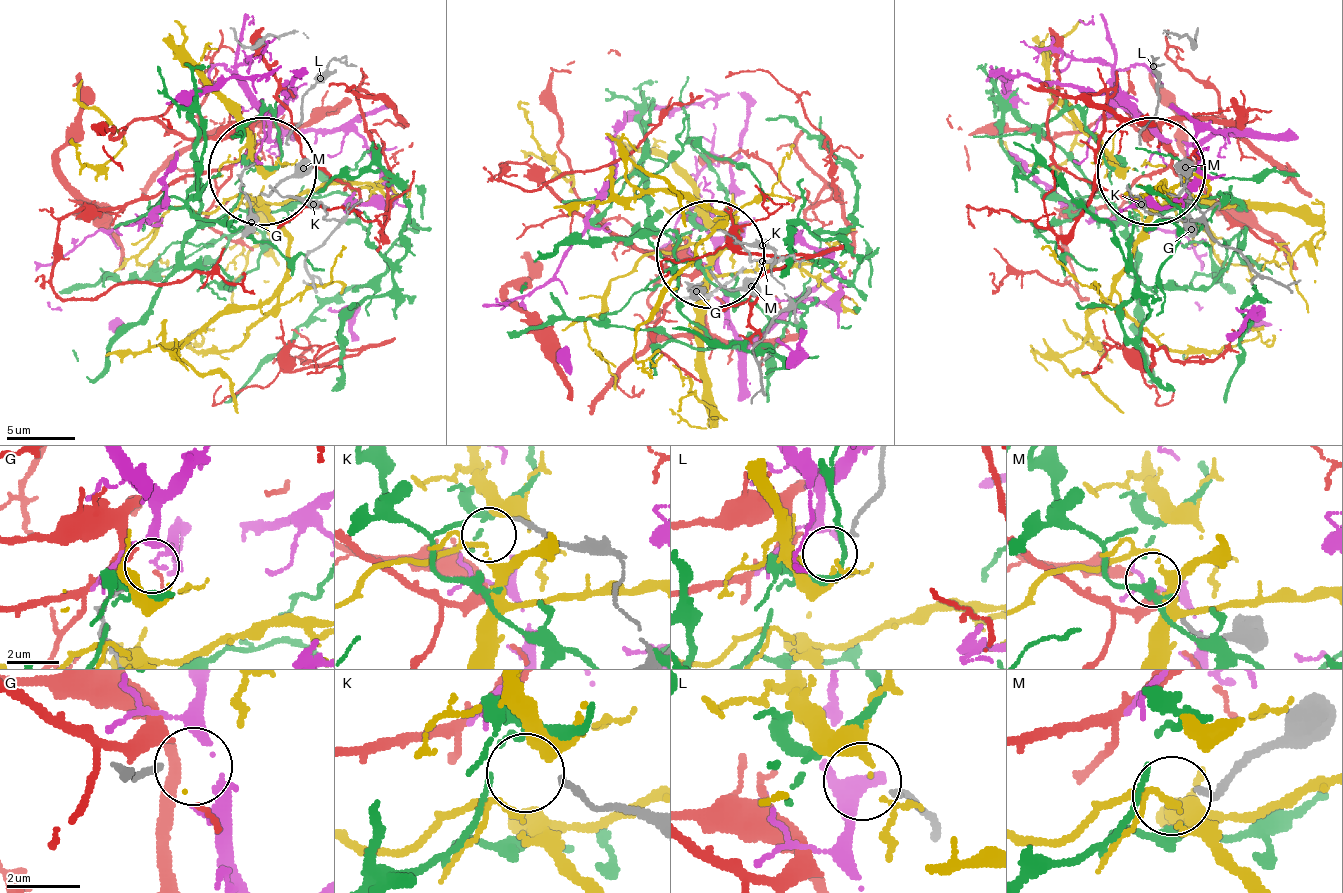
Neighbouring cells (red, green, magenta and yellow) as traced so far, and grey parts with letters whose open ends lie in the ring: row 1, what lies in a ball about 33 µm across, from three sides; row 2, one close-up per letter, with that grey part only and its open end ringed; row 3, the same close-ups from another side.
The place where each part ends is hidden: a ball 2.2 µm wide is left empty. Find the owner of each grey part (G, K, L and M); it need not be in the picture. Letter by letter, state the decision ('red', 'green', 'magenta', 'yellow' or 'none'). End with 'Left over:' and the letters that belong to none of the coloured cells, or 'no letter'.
G: magenta
K: none
L: yellow
M: none
Left over: K, M

